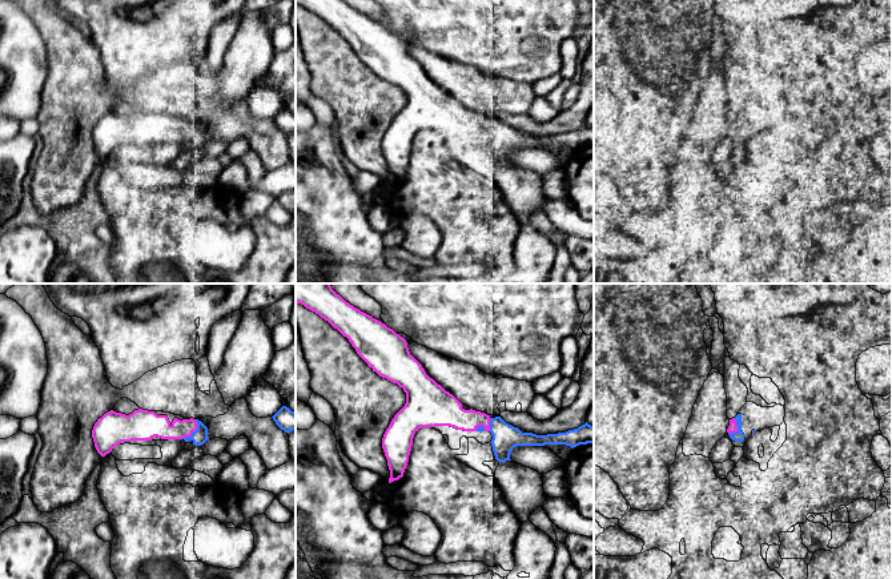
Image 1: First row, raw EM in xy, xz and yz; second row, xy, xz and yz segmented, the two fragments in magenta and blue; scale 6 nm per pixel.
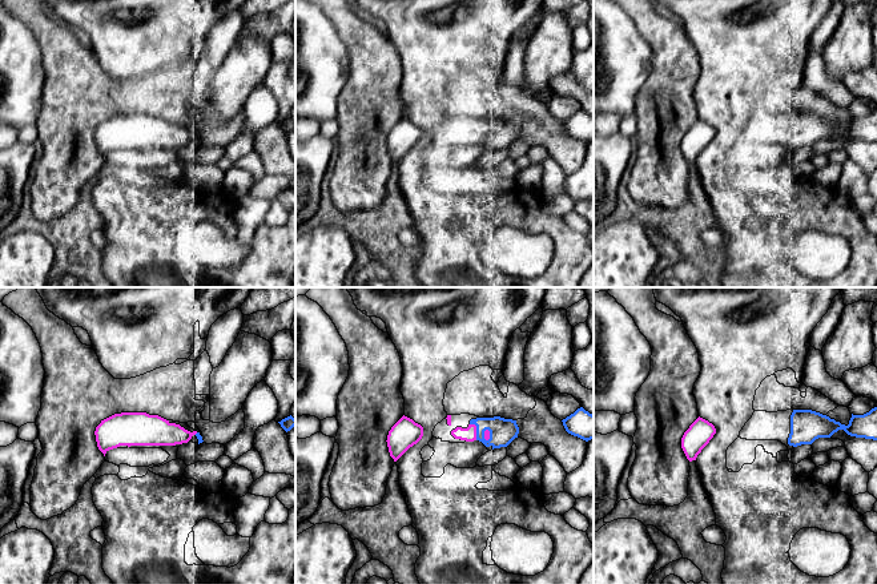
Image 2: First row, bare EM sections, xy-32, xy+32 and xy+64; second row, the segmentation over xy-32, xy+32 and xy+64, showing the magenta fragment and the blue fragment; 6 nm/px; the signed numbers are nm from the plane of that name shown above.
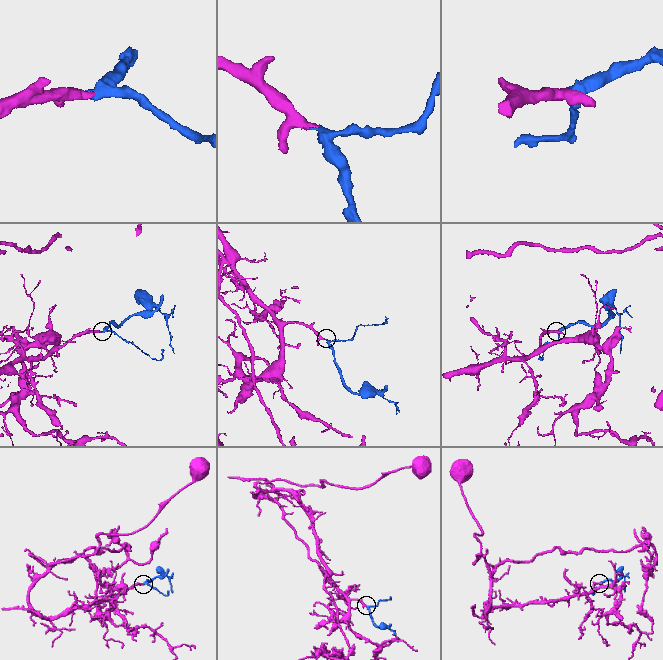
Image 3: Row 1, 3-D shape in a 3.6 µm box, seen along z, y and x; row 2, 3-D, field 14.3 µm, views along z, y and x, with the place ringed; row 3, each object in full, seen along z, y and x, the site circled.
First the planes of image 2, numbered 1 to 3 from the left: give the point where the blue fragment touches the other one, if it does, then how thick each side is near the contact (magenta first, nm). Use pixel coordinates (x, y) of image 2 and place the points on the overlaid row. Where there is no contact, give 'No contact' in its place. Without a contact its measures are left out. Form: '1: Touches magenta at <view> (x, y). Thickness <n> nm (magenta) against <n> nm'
1: No contact
2: Touches magenta at xy+32 (475, 430). Thickness 90 nm (magenta) against 160 nm
3: No contact

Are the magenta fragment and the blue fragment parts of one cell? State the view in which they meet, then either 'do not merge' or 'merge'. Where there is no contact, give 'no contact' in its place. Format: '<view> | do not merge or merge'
xy | merge

